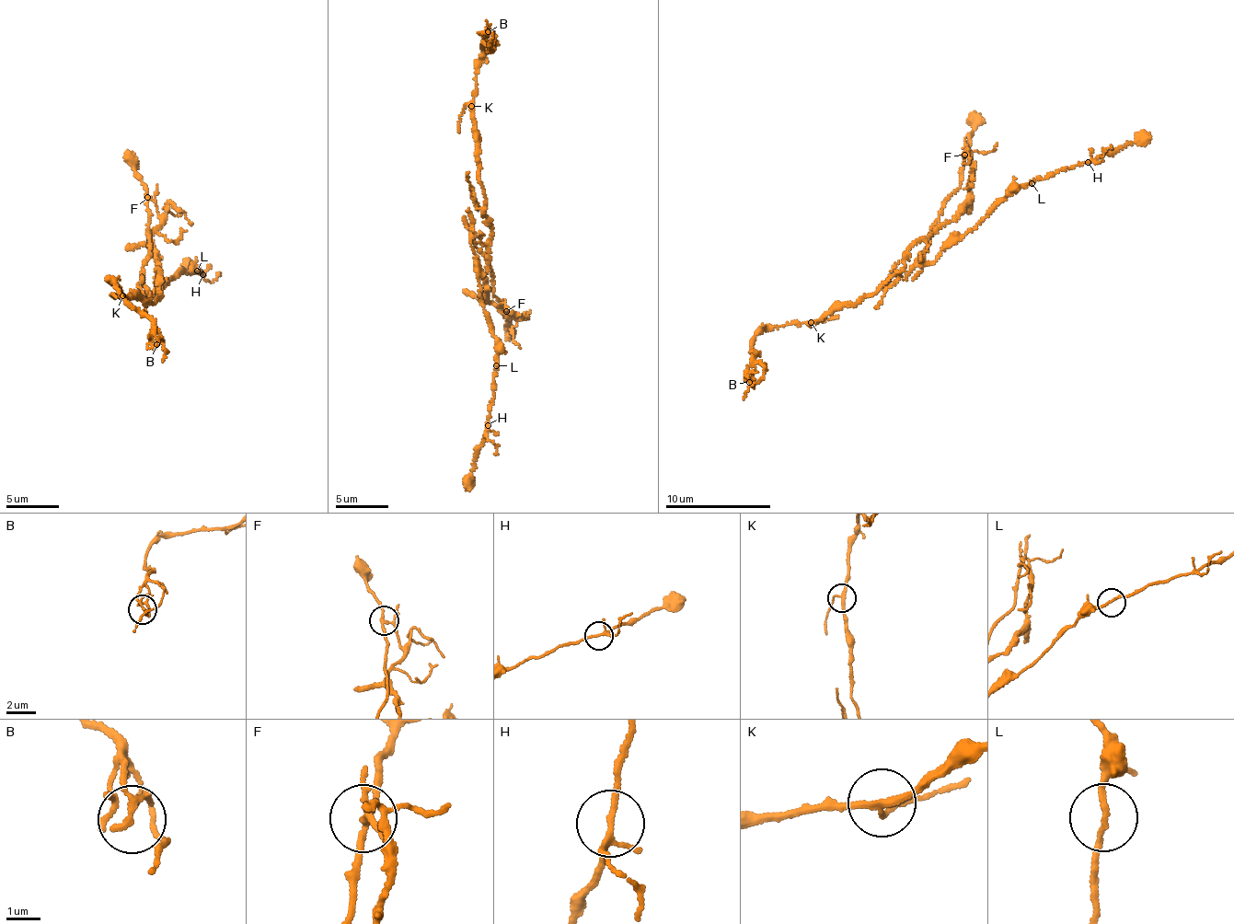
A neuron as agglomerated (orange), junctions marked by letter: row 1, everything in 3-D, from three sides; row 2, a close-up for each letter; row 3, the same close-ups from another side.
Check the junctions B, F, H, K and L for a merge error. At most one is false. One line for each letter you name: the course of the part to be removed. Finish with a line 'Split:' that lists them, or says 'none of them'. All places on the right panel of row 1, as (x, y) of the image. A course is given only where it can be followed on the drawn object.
F: (963, 154), (971, 203), (913, 247), (874, 293), (755, 335), (750, 348), (764, 379), (743, 399)
Split: F

